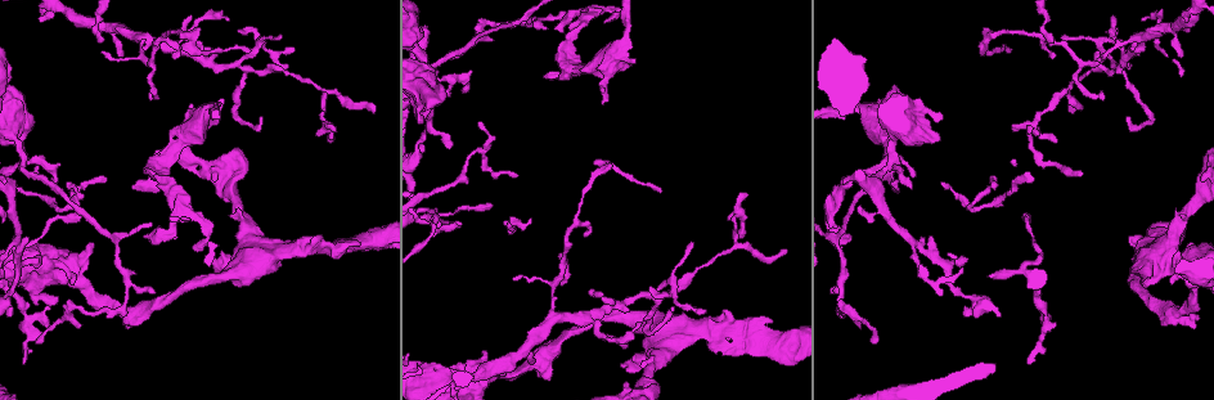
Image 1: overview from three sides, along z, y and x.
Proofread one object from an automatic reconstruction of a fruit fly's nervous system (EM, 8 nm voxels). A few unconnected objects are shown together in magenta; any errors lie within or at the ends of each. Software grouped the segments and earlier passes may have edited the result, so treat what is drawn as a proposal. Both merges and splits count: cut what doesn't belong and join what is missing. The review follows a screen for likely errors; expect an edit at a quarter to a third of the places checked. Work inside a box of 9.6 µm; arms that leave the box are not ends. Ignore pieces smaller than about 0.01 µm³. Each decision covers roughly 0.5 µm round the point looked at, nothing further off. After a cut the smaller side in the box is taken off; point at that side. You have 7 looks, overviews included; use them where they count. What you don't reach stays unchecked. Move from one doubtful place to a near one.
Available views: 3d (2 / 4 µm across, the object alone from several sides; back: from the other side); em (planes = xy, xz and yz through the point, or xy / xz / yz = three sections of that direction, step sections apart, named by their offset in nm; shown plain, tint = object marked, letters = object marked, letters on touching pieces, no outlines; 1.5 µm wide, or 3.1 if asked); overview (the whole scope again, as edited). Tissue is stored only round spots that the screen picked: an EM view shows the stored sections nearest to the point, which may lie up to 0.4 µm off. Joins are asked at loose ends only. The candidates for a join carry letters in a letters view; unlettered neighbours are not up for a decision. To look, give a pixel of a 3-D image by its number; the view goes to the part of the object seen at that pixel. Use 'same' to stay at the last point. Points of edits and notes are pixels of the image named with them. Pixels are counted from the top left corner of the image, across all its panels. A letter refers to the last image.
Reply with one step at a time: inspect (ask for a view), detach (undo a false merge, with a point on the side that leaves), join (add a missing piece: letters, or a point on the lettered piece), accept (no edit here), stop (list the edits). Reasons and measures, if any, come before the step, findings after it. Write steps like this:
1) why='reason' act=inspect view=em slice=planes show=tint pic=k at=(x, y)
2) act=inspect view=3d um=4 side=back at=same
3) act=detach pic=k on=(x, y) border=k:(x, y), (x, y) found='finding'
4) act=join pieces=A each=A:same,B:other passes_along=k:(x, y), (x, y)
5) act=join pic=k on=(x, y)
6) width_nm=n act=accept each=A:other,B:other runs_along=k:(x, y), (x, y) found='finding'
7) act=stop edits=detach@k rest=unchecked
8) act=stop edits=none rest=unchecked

why='thin end' act=inspect view=3d um=4 pic=1 at=(195, 249)

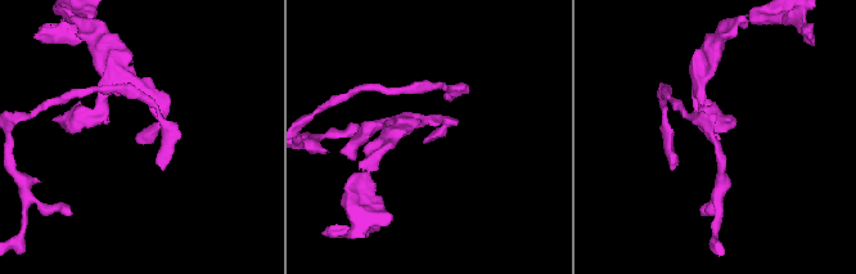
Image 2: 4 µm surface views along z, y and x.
act=inspect view=em slice=planes show=tint pic=2 at=(718, 139)

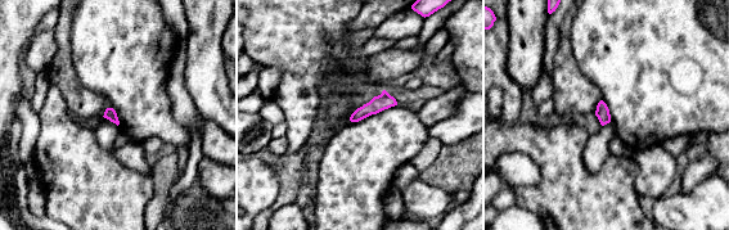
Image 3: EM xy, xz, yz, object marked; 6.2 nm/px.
why='see the neighbours' act=inspect view=em slice=planes show=letters at=same

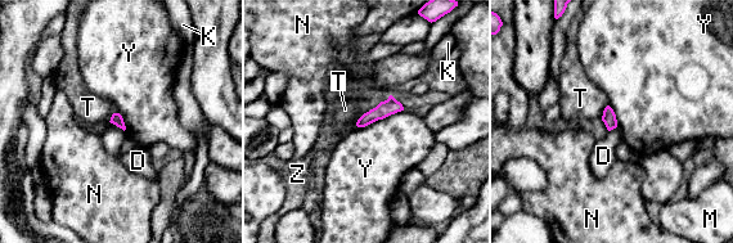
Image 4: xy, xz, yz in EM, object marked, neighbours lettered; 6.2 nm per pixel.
act=accept each=D:other,K:other,M:other,N:other,T:other,Y:other,Z:other runs_along=4:(399, 107), (387, 107), (360, 124) found='none of them fits'

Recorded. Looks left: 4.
why='thin end' act=inspect view=3d um=2 pic=1 at=(479, 123)

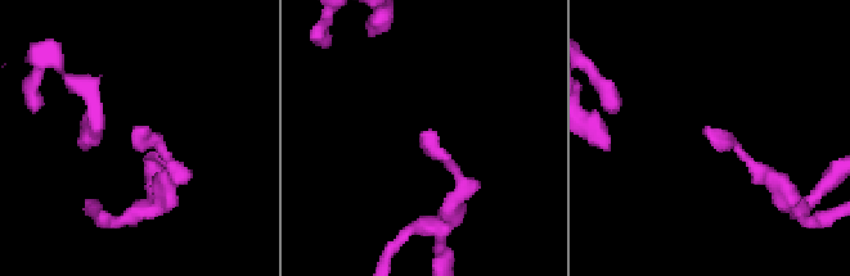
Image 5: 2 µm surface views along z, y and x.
why='shape alone is not enough' act=inspect view=em slice=planes show=plain pic=5 at=(135, 127)

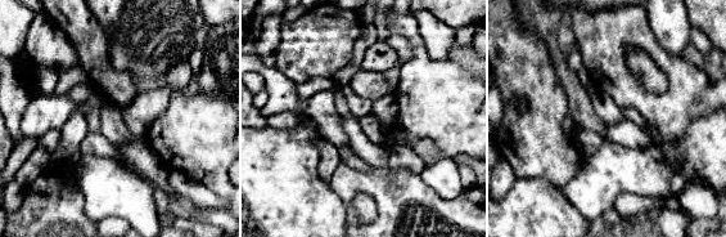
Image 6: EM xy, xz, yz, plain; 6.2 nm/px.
act=inspect view=em slice=planes show=letters at=same

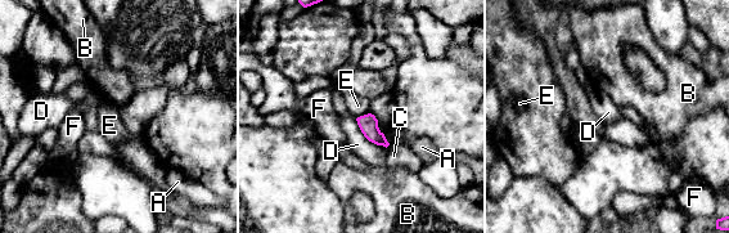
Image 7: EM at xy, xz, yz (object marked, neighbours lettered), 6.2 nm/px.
width_nm=120 longest_contact=D:280nm act=accept each=A:other,B:other,C:other,D:other,E:other,F:other found='none of them fits'

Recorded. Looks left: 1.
act=stop edits=none rest=unchecked

